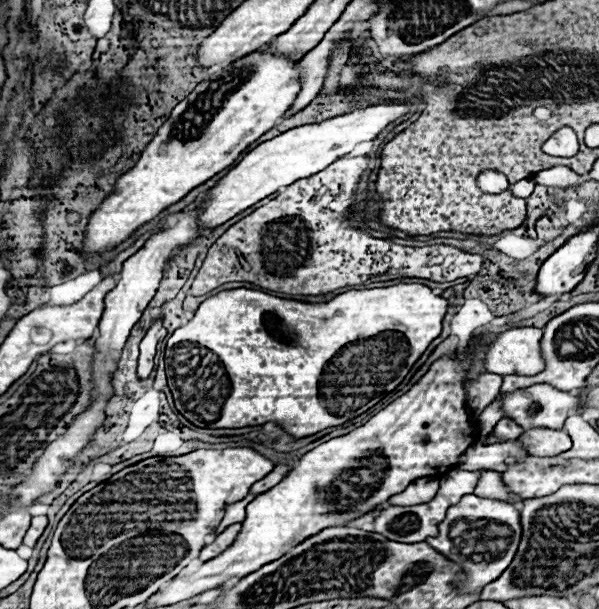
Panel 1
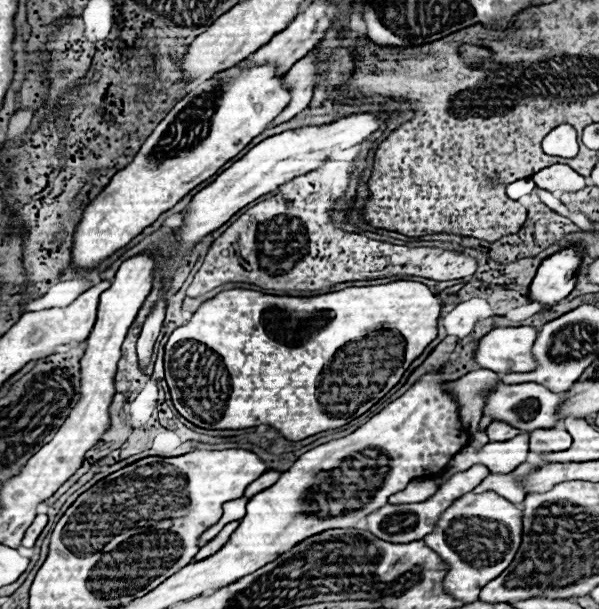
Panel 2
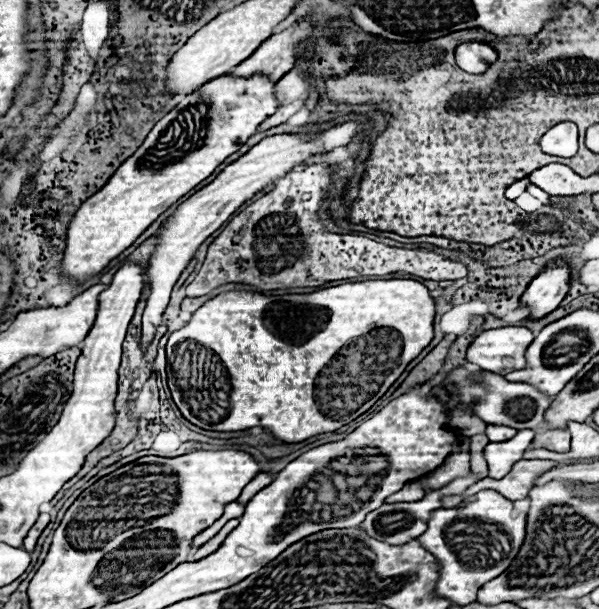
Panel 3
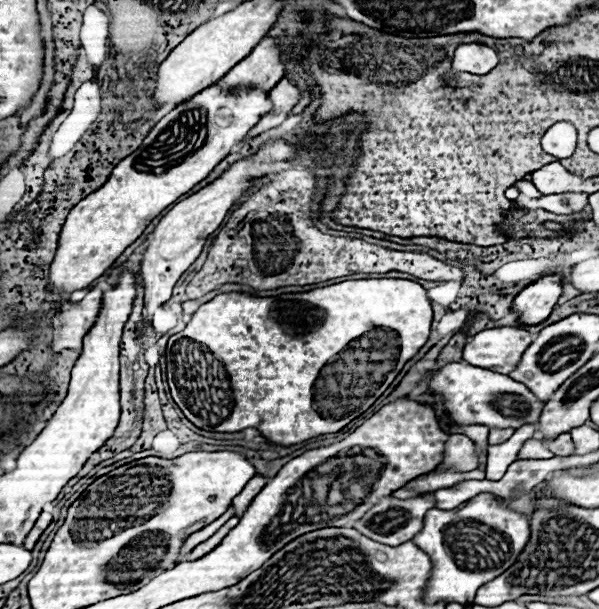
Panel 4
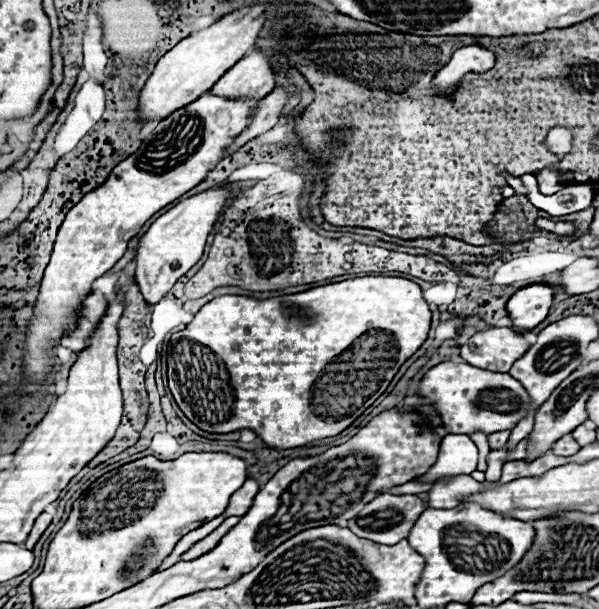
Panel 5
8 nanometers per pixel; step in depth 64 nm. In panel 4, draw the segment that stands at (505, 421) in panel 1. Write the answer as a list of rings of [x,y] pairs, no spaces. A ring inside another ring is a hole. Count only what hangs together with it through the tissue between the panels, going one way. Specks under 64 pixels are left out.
[[[490,428],[488,442],[490,442],[490,444],[500,444],[500,442],[506,442],[512,434],[514,434],[512,428]]]

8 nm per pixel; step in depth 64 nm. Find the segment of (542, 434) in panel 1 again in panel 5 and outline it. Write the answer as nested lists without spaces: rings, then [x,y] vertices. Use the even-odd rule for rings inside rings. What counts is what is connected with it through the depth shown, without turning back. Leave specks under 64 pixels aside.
[[[566,434],[566,436],[562,436],[558,442],[554,442],[550,450],[552,450],[552,454],[556,454],[556,456],[572,456],[572,454],[576,454],[576,452],[580,450],[580,446],[578,446],[578,442],[572,438],[572,434]]]

